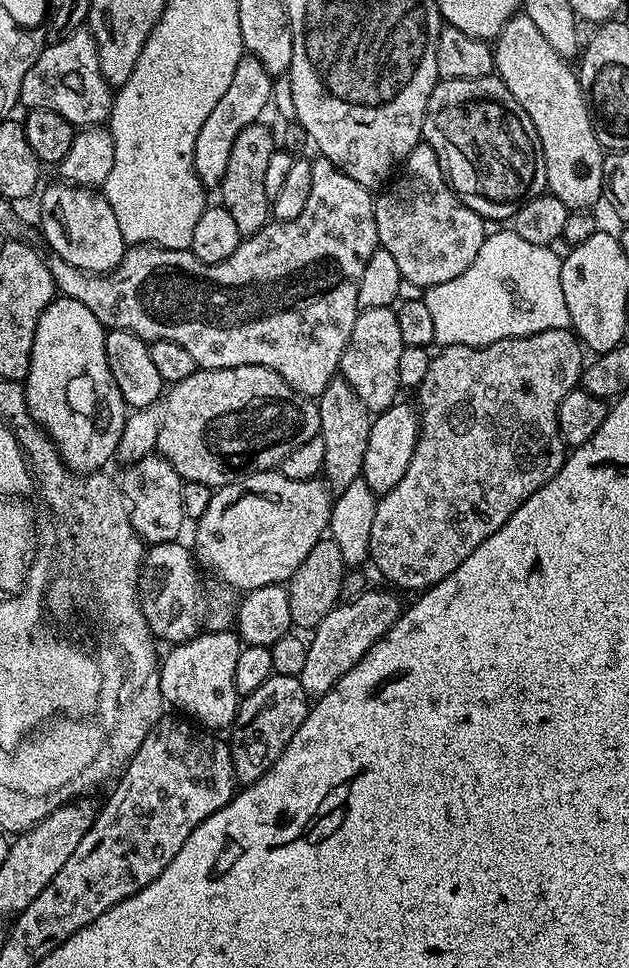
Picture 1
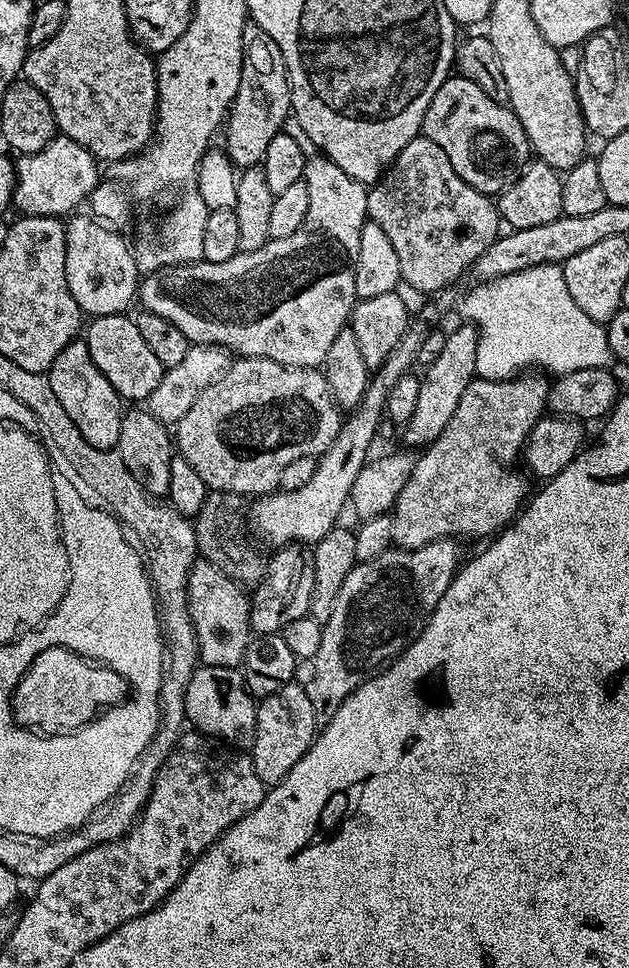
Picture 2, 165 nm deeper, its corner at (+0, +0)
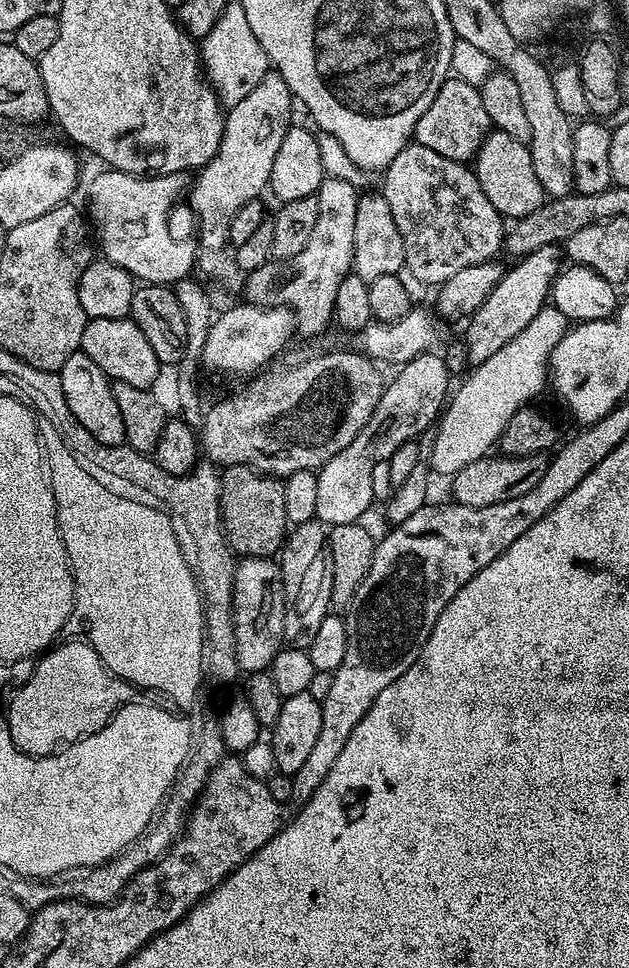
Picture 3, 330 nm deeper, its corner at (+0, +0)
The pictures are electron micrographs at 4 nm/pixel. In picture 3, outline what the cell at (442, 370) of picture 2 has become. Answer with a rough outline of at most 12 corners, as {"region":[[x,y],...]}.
{"region":[[555,244],[519,257],[467,317],[469,365],[498,354],[550,300]]}

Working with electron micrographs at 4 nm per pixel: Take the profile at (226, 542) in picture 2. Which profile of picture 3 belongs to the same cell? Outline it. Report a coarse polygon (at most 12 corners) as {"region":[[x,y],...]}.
{"region":[[223,469],[220,517],[237,557],[275,557],[290,531],[283,483]]}

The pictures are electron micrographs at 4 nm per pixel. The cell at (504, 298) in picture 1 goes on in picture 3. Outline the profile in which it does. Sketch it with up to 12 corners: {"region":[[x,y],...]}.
{"region":[[546,306],[475,365],[436,424],[433,473],[497,447],[550,380],[569,320]]}

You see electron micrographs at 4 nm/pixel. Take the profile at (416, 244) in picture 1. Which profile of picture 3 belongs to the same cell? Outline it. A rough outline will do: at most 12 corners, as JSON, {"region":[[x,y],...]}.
{"region":[[409,142],[383,169],[404,267],[429,286],[501,251],[467,163]]}

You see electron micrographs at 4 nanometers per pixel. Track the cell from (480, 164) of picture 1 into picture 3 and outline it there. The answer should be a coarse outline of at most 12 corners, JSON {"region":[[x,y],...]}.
{"region":[[449,78],[414,140],[468,162],[491,128],[479,87]]}

